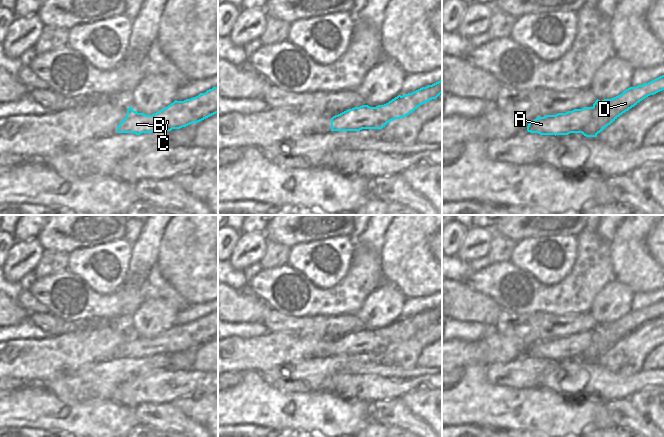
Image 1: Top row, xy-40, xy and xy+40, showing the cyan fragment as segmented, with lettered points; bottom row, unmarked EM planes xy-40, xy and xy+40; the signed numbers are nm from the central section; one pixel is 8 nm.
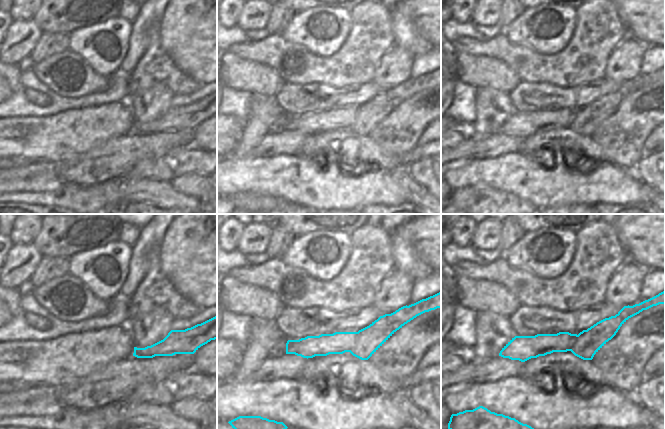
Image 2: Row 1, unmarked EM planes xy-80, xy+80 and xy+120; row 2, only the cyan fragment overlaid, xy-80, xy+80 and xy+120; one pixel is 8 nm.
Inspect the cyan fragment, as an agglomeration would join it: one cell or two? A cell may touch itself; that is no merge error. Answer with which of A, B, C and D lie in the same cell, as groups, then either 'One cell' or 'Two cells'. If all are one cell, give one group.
Groups: A B C / D. Two cells

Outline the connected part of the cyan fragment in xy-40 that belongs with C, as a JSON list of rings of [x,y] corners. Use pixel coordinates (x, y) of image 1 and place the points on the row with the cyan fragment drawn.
[[[218,87],[198,99],[175,100],[152,115],[138,113],[129,107],[125,118],[117,126],[117,132],[140,135],[154,131],[171,131],[198,123],[216,113],[218,113]]]

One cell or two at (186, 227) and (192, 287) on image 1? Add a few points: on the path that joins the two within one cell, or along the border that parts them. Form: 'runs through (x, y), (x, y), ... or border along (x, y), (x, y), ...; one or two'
runs through (192, 242), (192, 272); one

